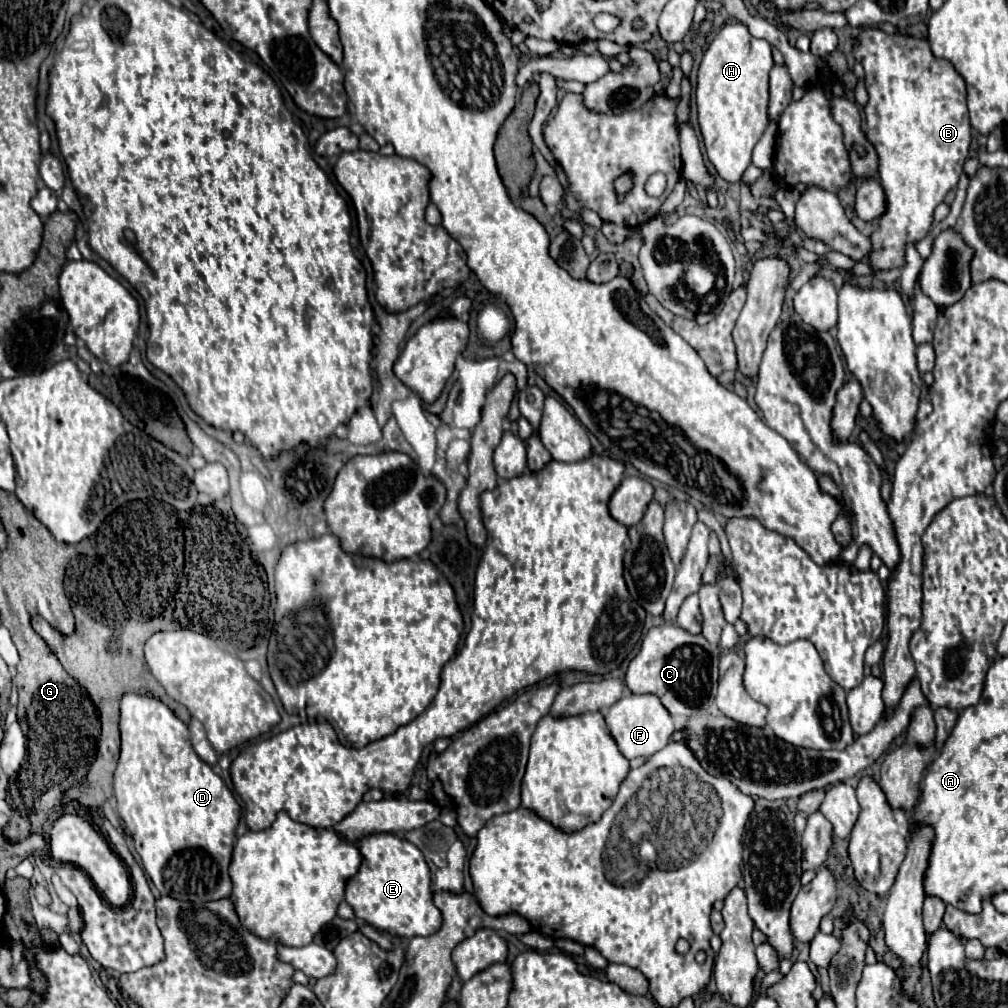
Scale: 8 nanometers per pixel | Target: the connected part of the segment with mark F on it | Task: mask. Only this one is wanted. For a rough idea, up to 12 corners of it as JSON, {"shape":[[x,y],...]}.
{"shape":[[655,694],[605,712],[625,758],[665,748],[675,724]]}

